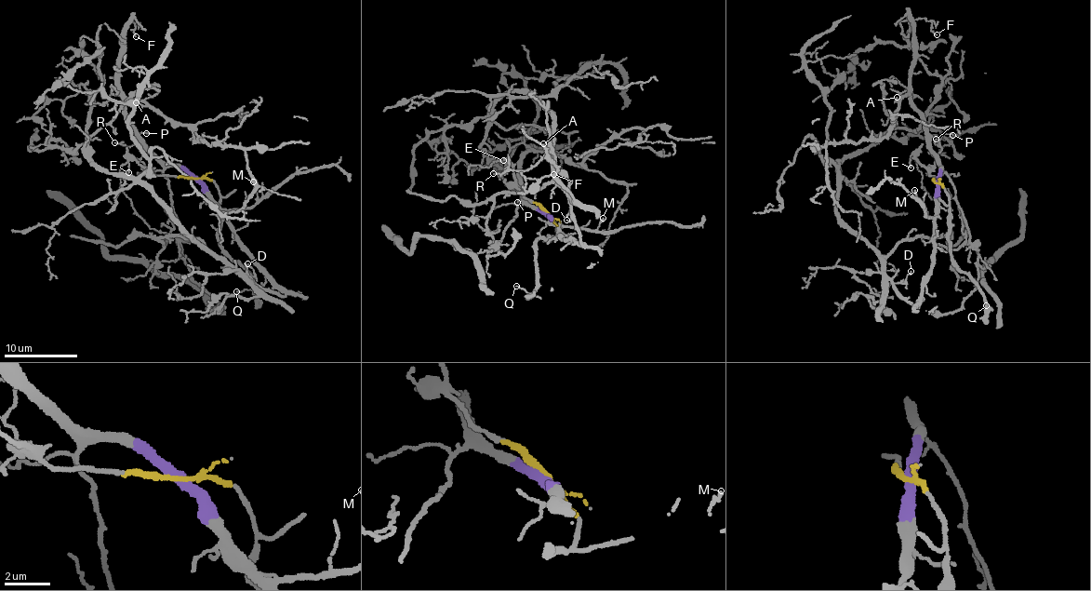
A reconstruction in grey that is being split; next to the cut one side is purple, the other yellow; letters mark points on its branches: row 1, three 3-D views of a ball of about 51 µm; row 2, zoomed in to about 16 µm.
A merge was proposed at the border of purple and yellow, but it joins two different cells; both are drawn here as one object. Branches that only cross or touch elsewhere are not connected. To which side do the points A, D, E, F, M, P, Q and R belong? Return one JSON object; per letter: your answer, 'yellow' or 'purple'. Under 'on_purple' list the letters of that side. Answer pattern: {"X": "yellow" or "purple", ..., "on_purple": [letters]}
{"A": "purple", "D": "purple", "E": "yellow", "F": "purple", "M": "purple", "P": "yellow", "Q": "yellow", "R": "yellow", "on_purple": ["A", "D", "F", "M"]}

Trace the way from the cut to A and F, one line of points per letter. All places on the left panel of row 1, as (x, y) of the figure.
A: (195, 177), (171, 166), (144, 147), (125, 105), (126, 100), (142, 100), (146, 107), (136, 103)
F: (195, 177), (171, 166), (144, 147), (122, 103), (119, 60), (121, 33), (132, 20), (135, 35)

